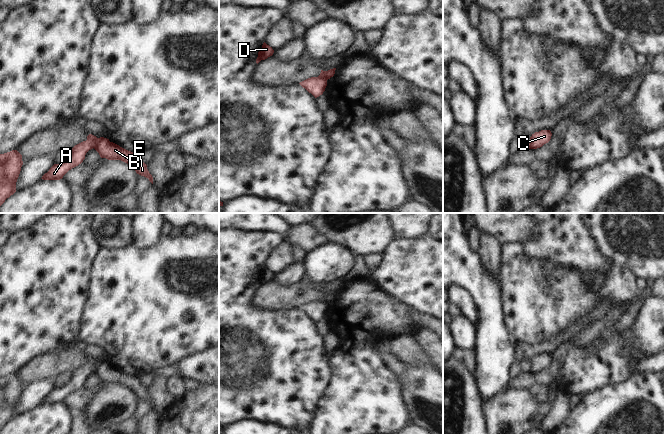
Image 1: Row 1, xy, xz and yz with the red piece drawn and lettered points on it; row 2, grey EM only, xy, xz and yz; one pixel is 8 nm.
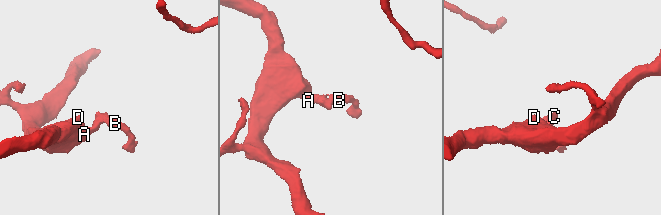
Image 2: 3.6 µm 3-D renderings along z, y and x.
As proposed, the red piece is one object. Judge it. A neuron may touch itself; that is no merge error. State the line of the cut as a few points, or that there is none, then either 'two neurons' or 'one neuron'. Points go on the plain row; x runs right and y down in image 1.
cut xy (96, 361), (93, 364), (93, 371); two neurons

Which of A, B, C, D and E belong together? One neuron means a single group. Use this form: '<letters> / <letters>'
A C D / B E

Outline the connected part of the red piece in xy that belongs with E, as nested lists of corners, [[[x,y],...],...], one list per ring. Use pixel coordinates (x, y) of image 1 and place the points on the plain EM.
[[[104,361],[96,362],[93,365],[94,373],[99,377],[101,382],[125,386],[129,388],[137,398],[148,402],[153,408],[153,401],[149,397],[147,389],[140,383],[138,377],[128,375]]]

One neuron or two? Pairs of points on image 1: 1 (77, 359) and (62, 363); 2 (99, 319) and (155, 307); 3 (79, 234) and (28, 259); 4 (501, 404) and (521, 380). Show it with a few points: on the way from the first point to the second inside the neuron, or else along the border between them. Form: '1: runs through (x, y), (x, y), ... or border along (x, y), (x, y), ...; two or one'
1: runs through (73, 359), (66, 359); one
2: runs through (113, 318), (141, 312); one
3: runs through (66, 243), (50, 259), (41, 259); one
4: border along (509, 388), (525, 388), (528, 390); two

